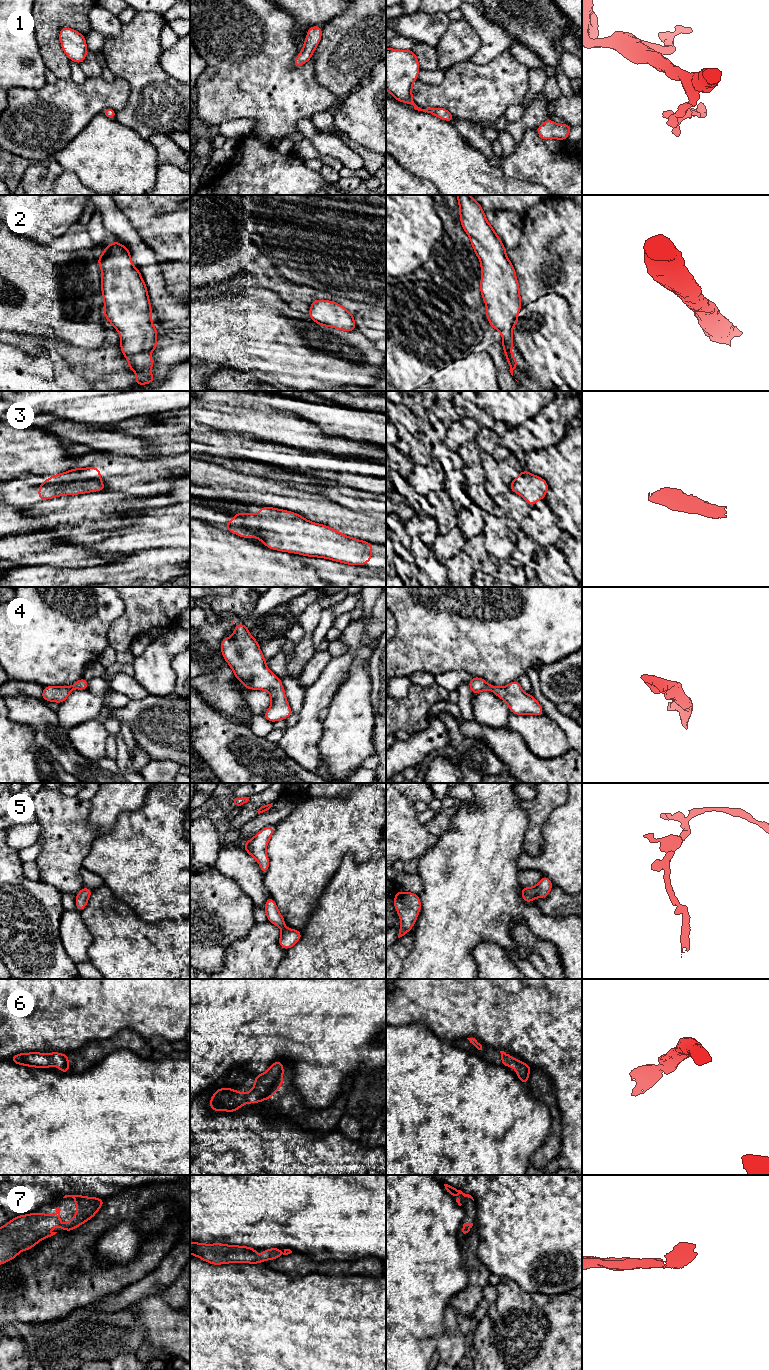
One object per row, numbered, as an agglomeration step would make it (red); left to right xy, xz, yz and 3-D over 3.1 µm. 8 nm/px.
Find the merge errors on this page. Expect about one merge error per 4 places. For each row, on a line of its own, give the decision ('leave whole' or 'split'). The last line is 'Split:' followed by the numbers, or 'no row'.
1: leave whole
2: leave whole
3: leave whole
4: leave whole
5: leave whole
6: leave whole
7: leave whole
Split: no row

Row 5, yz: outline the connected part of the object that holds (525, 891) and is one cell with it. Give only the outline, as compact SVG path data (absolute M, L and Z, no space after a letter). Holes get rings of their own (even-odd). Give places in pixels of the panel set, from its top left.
M544 876L534 887L521 887L521 894L526 903L532 902L535 898L546 898L553 887L551 880Z

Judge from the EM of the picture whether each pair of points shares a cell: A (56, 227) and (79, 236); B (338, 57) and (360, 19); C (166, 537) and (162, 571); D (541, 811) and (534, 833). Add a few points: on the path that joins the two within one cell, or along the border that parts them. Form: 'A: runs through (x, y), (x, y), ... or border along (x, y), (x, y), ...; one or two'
A: border along (77, 221), (49, 244); two
B: runs through (347, 48), (360, 35), (360, 28); one
C: border along (179, 547), (155, 547), (142, 551); two
D: runs through (538, 816), (535, 828); one

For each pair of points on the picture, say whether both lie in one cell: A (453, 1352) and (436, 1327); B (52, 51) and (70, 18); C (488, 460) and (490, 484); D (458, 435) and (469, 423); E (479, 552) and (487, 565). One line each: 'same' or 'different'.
A: different
B: same
C: same
D: same
E: same

